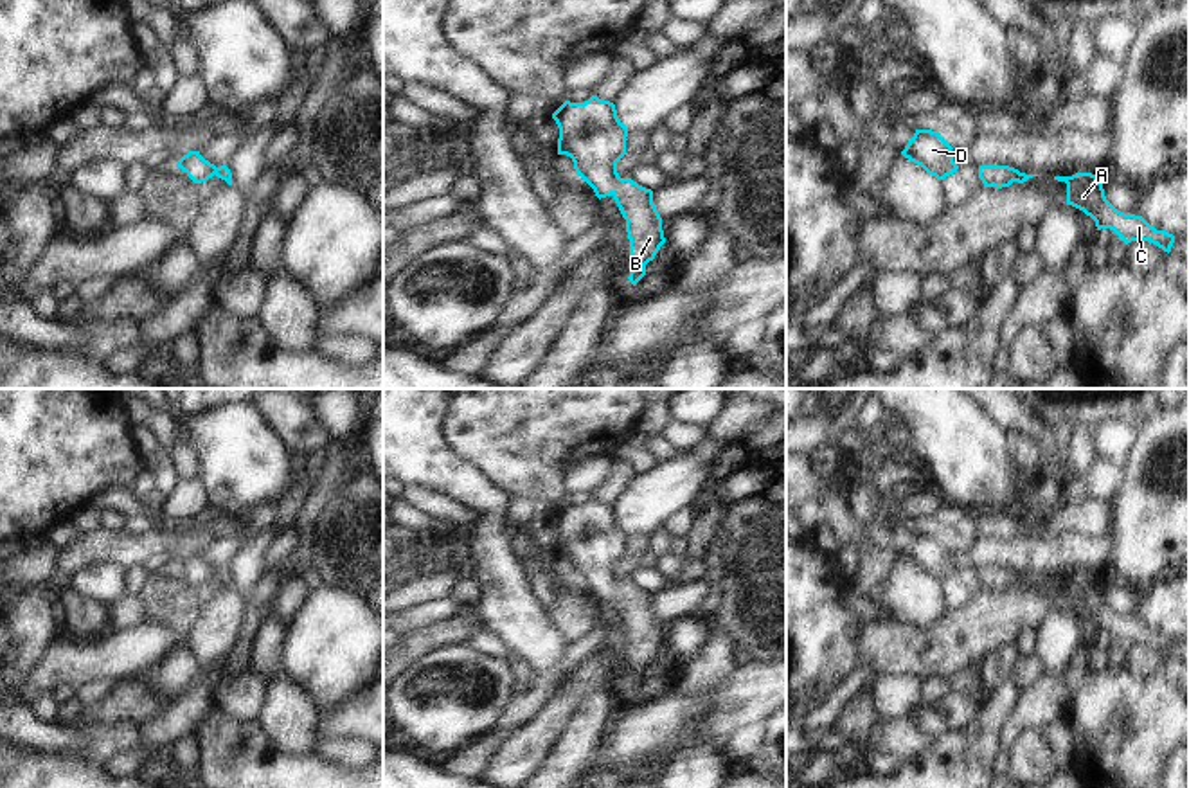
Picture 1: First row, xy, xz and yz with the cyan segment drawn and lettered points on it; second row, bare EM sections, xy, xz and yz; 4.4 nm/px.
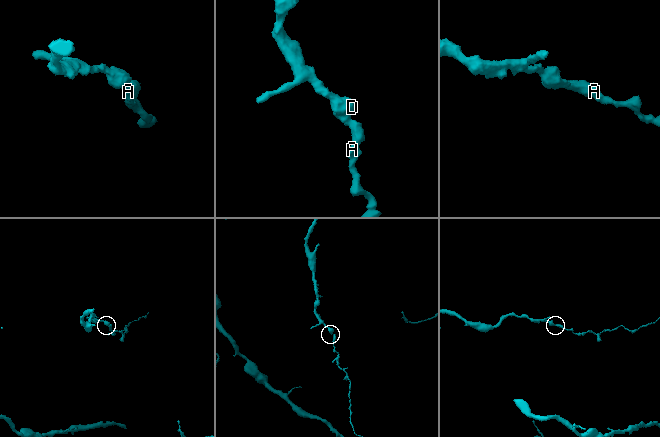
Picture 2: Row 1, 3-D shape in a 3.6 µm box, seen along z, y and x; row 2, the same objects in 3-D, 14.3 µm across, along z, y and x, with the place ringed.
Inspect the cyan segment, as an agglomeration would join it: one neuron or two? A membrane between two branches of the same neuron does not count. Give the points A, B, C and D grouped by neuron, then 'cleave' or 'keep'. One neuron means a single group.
A B C D | keep

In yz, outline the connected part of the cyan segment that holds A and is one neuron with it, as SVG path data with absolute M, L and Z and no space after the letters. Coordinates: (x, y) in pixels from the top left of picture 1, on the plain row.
M1076 576L1072 579L1054 579L1067 587L1067 608L1083 613L1095 624L1097 633L1110 631L1121 644L1149 644L1171 655L1175 639L1166 633L1157 633L1142 619L1124 617L1117 613L1104 599L1103 587L1092 576Z

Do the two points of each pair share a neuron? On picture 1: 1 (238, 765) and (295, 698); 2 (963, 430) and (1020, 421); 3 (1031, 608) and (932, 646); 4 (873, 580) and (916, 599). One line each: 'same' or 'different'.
1: different
2: different
3: same
4: different

